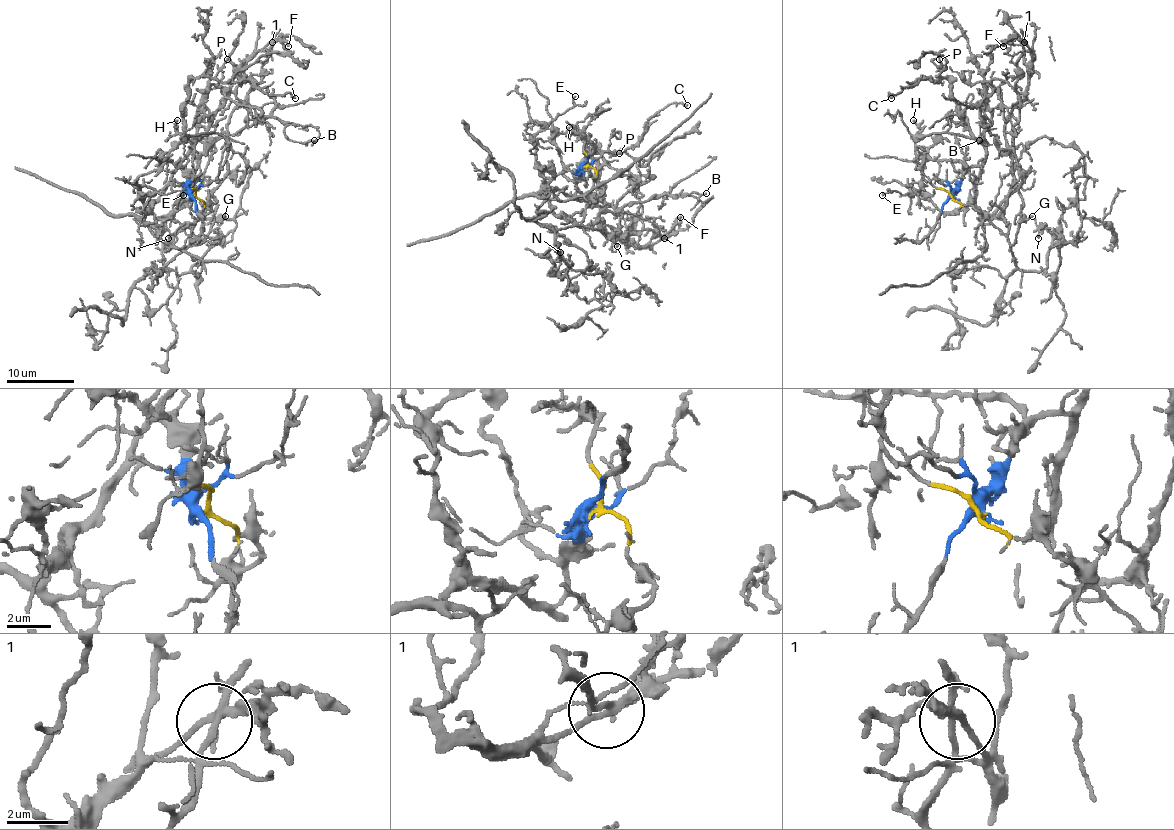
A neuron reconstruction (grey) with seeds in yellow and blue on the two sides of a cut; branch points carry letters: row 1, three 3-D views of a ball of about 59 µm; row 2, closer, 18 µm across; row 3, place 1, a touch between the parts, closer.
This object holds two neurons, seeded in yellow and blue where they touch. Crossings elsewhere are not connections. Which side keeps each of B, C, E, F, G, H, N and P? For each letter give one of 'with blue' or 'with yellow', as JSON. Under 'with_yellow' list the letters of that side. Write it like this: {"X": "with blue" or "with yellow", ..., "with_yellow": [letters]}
{"B": "with blue", "C": "with blue", "E": "with blue", "F": "with blue", "G": "with yellow", "H": "with blue", "N": "with yellow", "P": "with blue", "with_yellow": ["G", "N"]}

